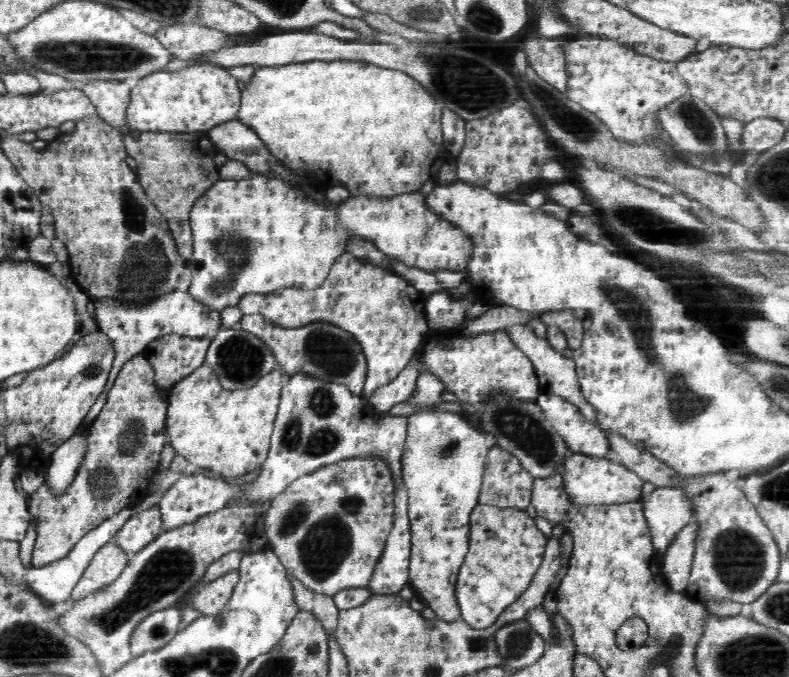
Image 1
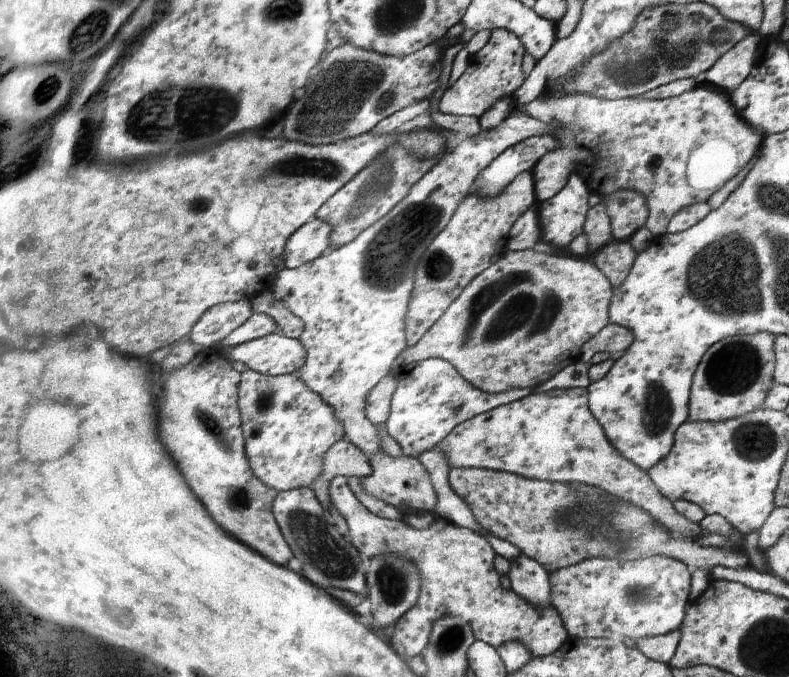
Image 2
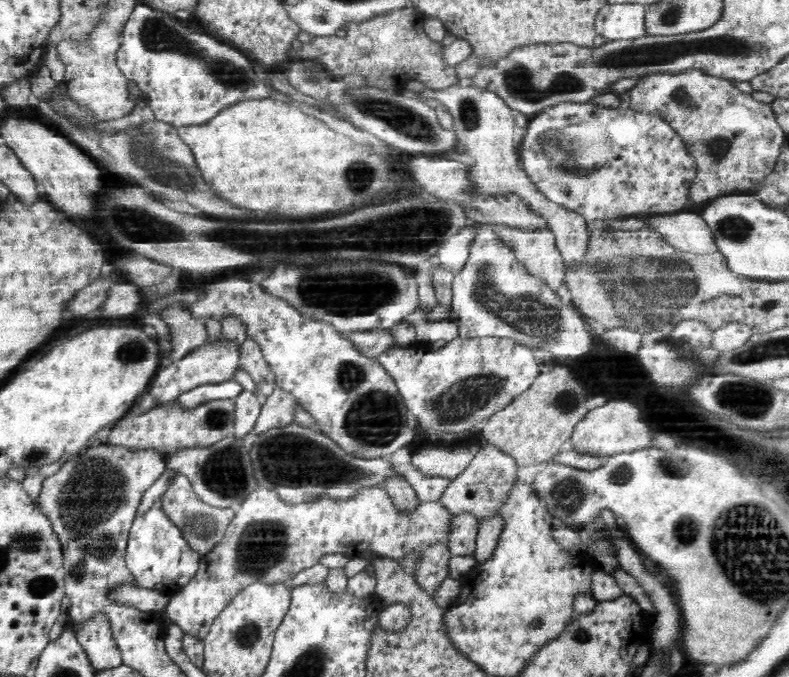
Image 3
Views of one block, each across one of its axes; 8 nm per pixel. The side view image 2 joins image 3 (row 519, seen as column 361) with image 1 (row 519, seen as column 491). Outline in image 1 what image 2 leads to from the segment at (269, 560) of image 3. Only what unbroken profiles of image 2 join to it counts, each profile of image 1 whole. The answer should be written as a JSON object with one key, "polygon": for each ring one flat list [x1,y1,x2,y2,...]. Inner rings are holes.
{"polygon":[[157,507,140,510,132,516,113,538,124,553,138,553,146,544,163,534,163,514]]}

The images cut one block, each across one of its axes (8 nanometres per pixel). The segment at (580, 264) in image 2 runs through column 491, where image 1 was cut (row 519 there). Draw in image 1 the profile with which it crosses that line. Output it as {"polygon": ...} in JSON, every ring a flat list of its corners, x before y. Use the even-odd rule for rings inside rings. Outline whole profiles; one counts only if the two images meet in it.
{"polygon":[[340,462,328,470,304,475,271,500,271,509,263,523,270,551,296,579,310,590,334,597,342,589,366,587,384,552,395,512,395,484,388,465,382,462]]}

